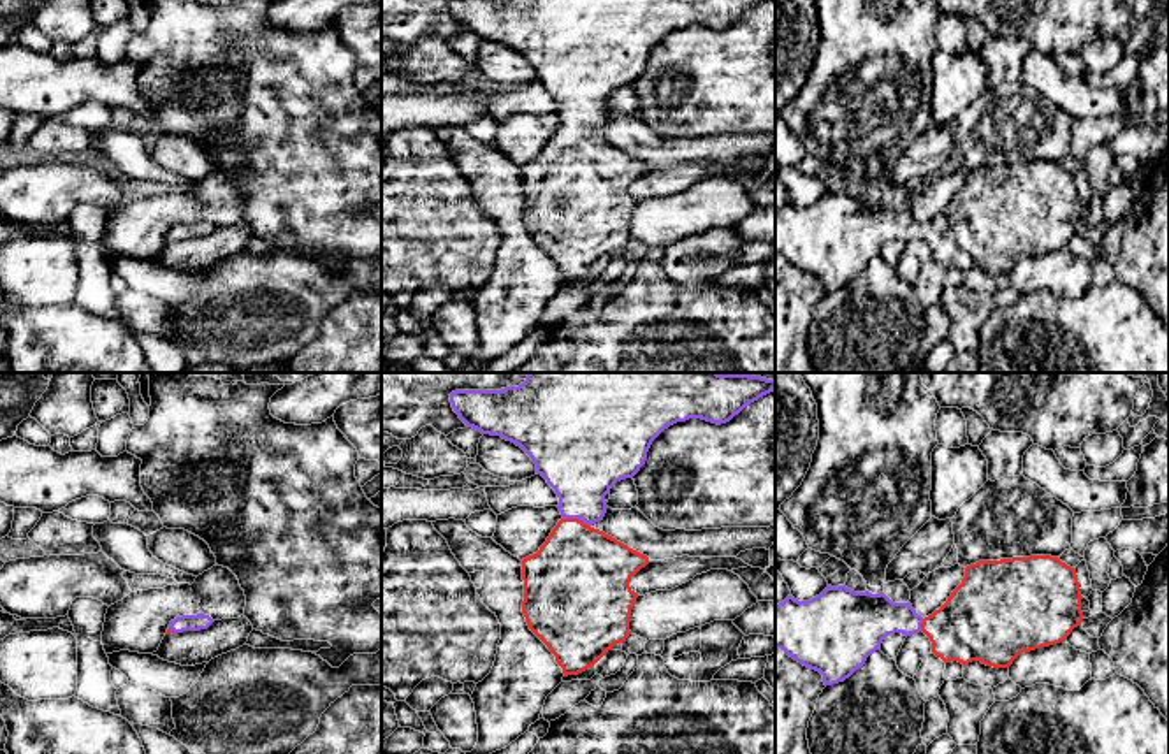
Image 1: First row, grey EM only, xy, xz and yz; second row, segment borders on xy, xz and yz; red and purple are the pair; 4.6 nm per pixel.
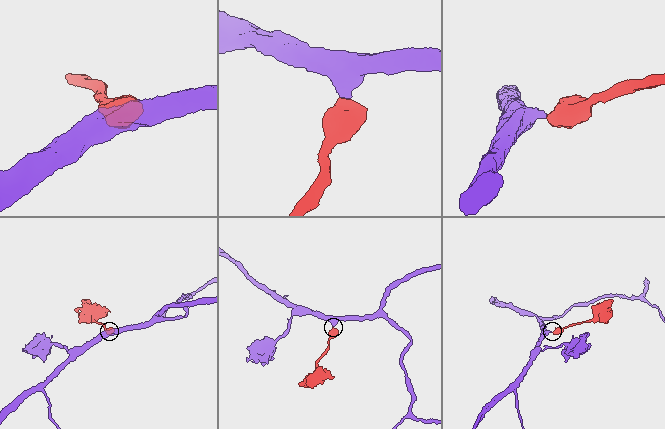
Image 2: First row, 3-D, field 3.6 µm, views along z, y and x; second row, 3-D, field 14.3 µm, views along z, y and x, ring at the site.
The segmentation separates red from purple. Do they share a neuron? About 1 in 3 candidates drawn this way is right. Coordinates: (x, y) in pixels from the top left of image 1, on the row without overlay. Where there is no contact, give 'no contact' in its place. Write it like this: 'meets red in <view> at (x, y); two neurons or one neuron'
meets red in xz at (577, 125); one neuron

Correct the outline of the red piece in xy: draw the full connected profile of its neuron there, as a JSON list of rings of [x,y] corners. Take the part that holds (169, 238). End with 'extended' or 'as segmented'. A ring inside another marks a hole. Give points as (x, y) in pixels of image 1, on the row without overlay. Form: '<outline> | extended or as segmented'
[[[204,220],[176,223],[171,227],[165,241],[207,236],[213,228],[214,227]]] | extended

